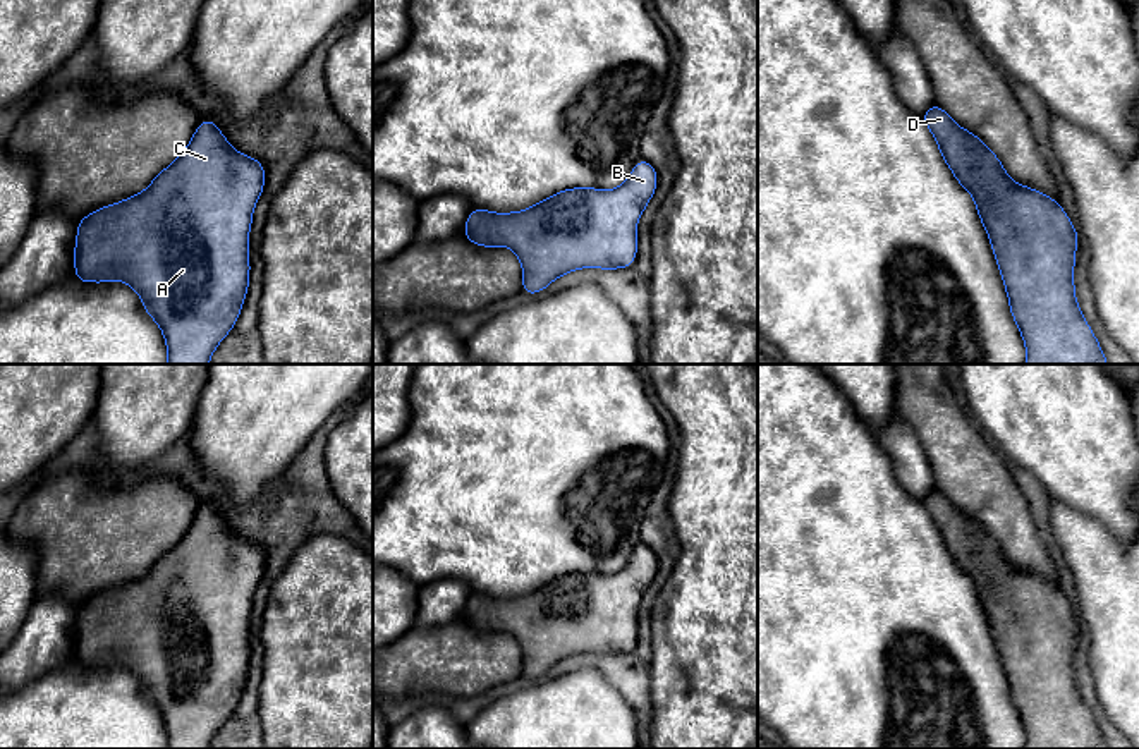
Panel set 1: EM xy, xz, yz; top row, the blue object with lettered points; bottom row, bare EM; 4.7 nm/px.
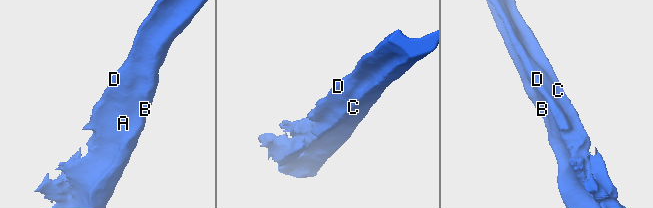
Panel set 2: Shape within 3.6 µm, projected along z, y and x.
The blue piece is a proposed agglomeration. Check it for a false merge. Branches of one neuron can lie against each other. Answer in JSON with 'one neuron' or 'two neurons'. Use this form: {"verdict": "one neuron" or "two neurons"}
{"verdict": "one neuron"}

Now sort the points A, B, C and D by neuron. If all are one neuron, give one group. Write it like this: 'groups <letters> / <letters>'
groups A B C D

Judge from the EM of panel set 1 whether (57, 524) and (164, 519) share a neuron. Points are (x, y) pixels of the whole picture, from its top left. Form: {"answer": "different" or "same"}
{"answer": "same"}

